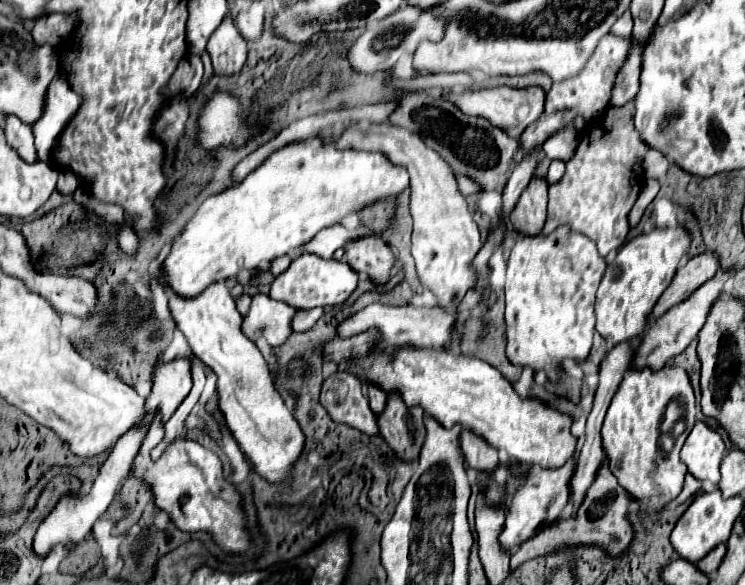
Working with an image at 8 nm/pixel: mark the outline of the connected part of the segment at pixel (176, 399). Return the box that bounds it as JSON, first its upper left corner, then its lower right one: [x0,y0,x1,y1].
[146,358,192,424]

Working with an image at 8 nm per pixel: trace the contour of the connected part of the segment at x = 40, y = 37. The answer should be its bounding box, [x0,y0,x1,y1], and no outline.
[31,14,76,46]

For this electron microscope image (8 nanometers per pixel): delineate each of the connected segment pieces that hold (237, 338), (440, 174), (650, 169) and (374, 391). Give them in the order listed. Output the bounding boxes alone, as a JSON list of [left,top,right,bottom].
[[166,280,304,482],[338,124,482,310],[644,150,670,180],[366,384,386,414]]

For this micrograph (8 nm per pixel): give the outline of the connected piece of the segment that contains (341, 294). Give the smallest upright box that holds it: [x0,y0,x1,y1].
[270,252,358,310]

